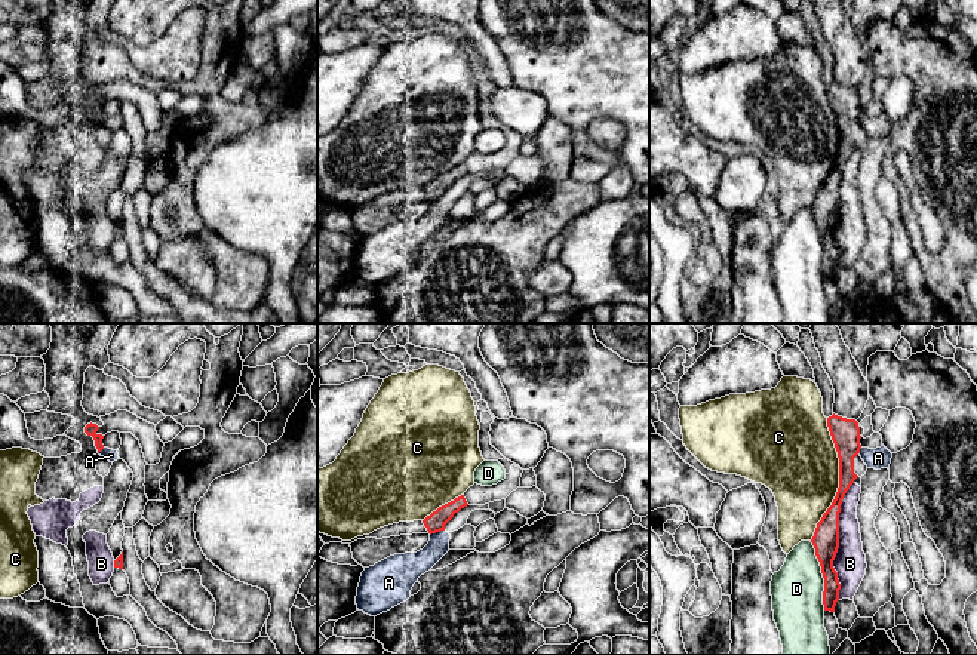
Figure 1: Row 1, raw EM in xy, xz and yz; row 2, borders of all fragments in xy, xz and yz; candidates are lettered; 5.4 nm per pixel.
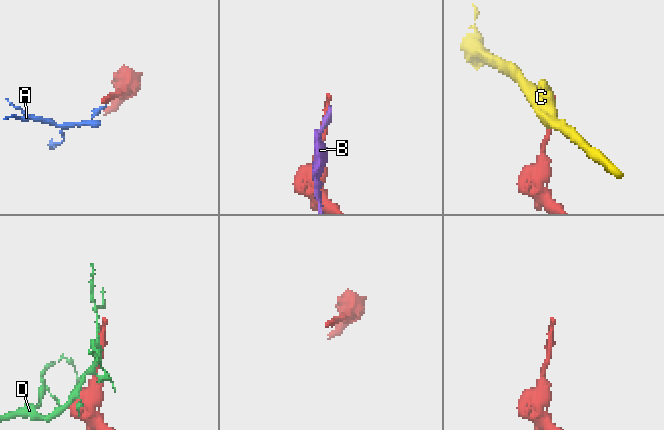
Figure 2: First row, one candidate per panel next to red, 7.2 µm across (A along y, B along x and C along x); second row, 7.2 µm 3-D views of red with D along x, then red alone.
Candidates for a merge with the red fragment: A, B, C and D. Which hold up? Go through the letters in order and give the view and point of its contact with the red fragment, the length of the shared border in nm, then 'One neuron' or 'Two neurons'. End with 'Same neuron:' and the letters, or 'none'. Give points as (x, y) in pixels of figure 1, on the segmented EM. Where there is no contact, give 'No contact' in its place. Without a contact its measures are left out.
A: Touches red at xz (436, 531). Shared border 90 nm. Two neurons
B: Touches red at yz (838, 541). Shared border 650 nm. Two neurons
C: Touches red at yz (839, 479). Shared border 650 nm. Two neurons
D: Touches red at yz (823, 575). Shared border 380 nm. Two neurons
Same neuron: none

